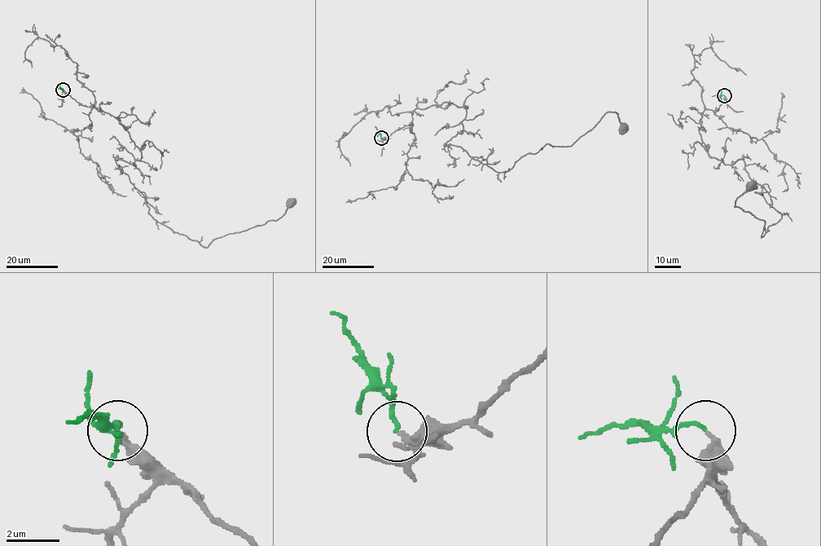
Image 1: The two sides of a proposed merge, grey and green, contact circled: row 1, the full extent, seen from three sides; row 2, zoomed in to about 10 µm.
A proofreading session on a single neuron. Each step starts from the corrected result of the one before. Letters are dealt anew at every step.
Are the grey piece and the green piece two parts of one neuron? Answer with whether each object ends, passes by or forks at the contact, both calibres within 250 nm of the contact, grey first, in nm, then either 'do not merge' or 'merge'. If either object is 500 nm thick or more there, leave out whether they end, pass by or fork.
grey ends there; green ends there; 240 nm thick on the grey side, 130 nm on the other; do not merge

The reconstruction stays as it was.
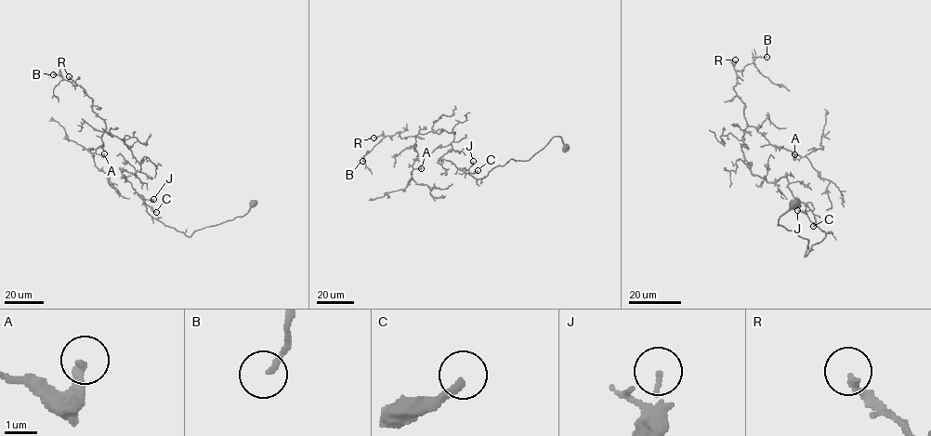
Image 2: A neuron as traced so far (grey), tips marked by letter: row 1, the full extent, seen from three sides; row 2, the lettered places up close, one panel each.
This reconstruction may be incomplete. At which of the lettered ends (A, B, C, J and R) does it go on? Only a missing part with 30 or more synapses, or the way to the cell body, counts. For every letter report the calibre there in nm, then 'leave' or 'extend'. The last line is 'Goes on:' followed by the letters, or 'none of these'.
A: calibre 240 nm; leave
B: calibre 170 nm; leave
C: calibre 200 nm; leave
J: calibre 130 nm; leave
R: calibre 190 nm; extend
Goes on: R

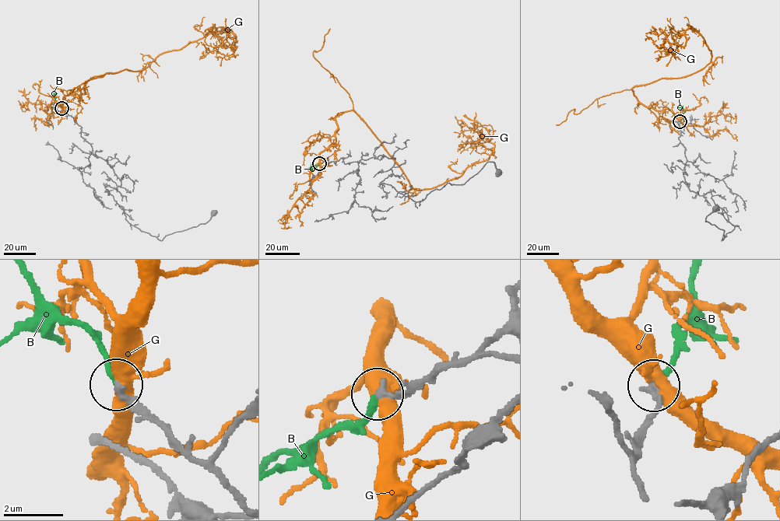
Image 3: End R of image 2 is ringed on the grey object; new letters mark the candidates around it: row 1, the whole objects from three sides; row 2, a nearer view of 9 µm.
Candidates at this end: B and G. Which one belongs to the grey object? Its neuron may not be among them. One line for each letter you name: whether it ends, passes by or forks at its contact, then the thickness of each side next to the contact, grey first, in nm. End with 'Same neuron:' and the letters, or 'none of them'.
B: it ends | 200/190 nm
Same neuron: B

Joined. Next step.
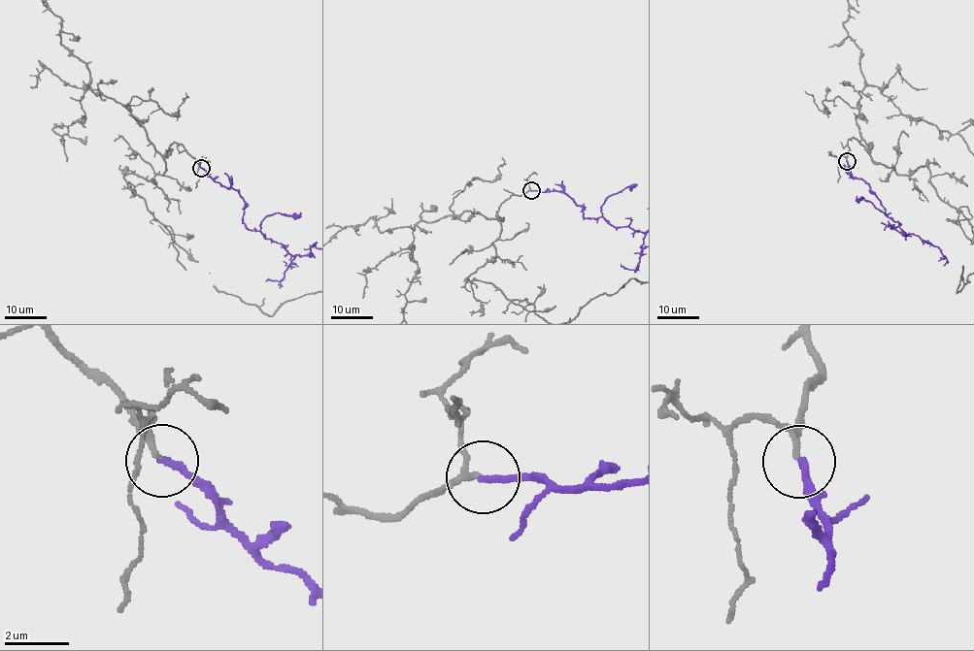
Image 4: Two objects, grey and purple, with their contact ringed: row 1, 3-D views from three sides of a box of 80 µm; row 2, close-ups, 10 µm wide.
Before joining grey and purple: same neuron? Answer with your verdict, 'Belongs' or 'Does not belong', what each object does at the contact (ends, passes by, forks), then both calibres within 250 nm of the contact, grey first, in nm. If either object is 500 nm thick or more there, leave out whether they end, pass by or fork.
Belongs. At the ring grey passes by. At the ring purple ends. Thickness 130 nm (grey) against 200 nm

